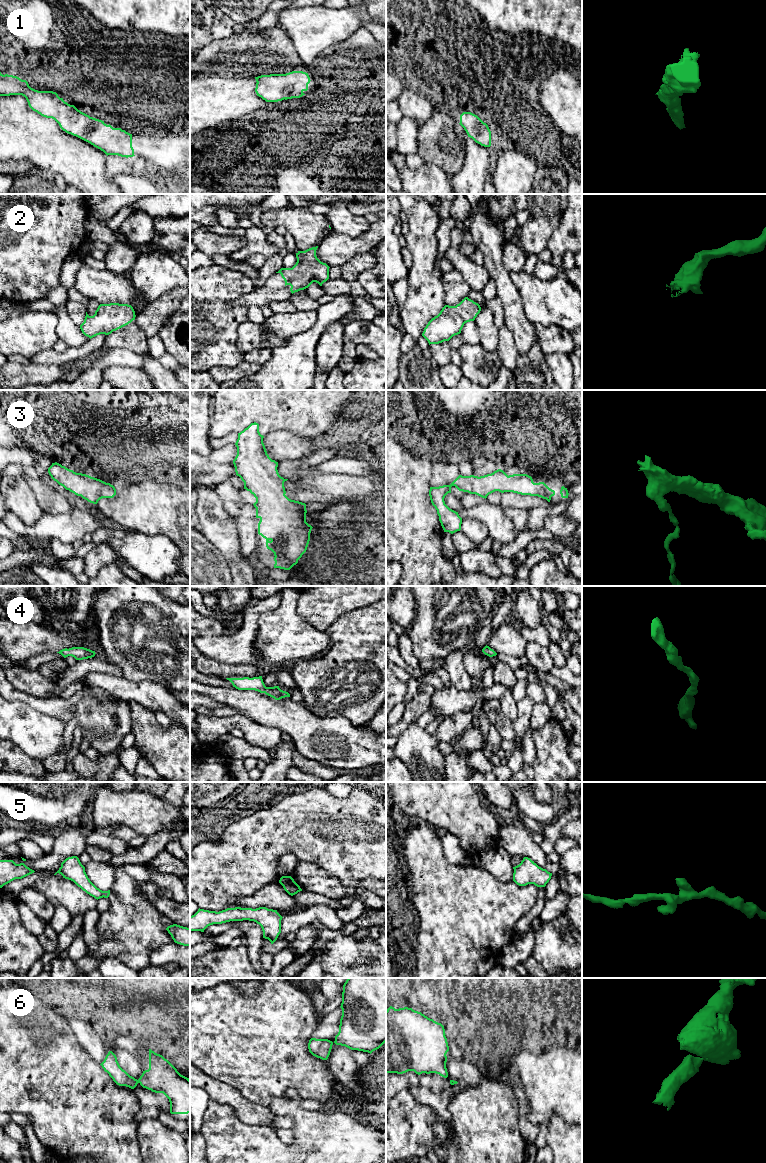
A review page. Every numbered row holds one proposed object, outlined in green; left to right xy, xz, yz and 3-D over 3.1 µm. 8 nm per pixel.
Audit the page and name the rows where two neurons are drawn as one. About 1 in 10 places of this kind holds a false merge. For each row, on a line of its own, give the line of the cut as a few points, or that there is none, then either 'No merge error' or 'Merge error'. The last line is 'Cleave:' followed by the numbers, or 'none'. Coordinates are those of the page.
1: No split. No merge error
2: No split. No merge error
3: No split. No merge error
4: No split. No merge error
5: No split. No merge error
6: Split along xy (137, 1080), (139, 1082). Merge error
Cleave: 6

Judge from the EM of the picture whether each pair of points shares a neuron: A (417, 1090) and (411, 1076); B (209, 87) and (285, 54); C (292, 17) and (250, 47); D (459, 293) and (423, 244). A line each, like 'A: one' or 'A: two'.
A: two
B: two
C: two
D: two

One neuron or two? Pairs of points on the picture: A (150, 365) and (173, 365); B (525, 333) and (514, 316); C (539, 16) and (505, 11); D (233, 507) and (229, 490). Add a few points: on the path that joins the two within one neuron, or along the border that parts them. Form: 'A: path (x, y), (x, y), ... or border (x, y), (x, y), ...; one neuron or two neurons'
A: border (157, 360), (179, 379); two neurons
B: path (521, 329), (515, 320); one neuron
C: path (531, 14), (513, 11); one neuron
D: path (232, 503), (229, 494); one neuron

